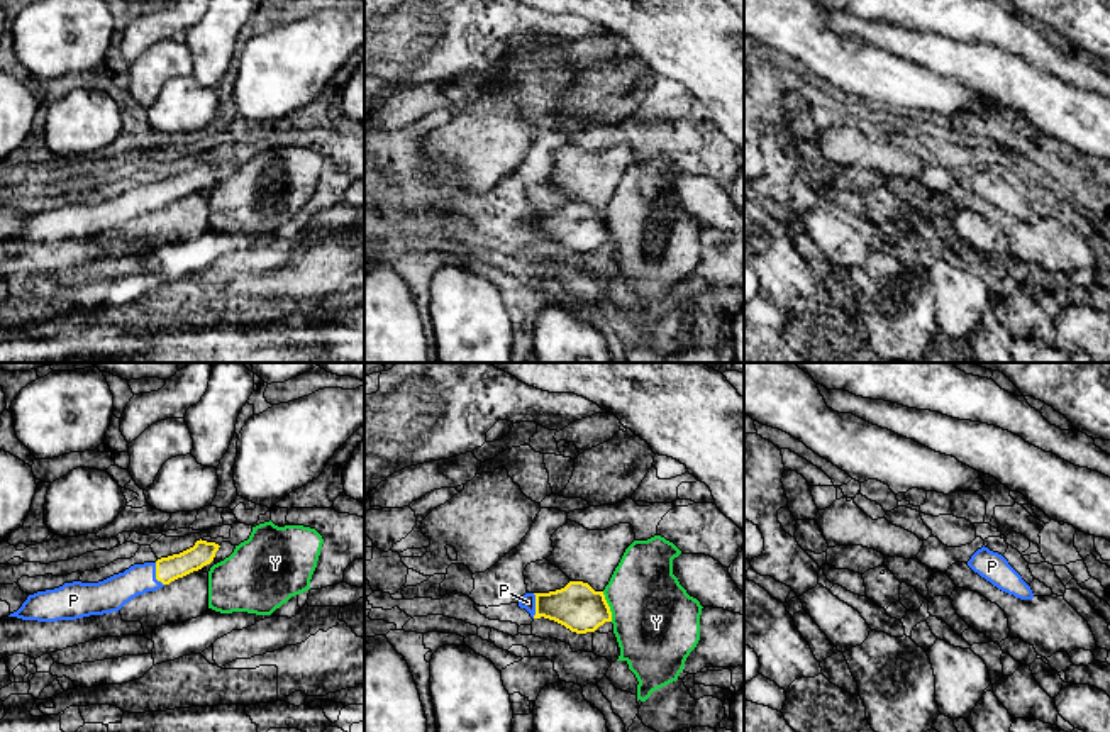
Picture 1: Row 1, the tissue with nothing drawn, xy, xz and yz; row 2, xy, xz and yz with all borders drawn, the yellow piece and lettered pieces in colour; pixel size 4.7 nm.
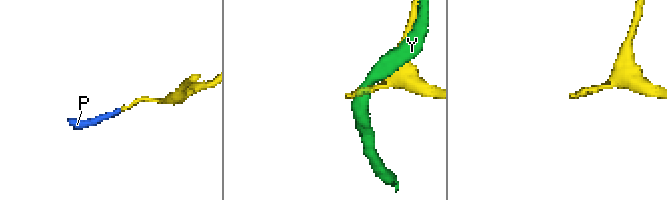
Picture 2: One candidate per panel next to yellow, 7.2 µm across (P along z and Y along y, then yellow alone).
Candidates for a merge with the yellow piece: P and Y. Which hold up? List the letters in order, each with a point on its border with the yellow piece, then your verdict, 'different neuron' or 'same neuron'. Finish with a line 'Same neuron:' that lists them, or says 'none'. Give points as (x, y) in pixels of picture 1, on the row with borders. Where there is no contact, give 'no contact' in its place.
P: xz (536, 605) | same neuron
Y: xz (609, 607) | different neuron
Same neuron: P

